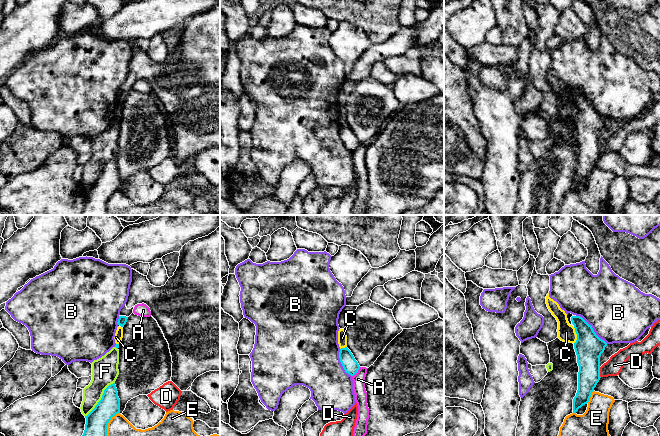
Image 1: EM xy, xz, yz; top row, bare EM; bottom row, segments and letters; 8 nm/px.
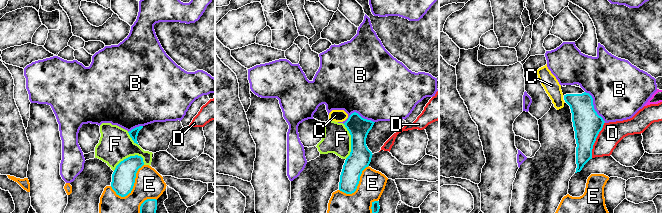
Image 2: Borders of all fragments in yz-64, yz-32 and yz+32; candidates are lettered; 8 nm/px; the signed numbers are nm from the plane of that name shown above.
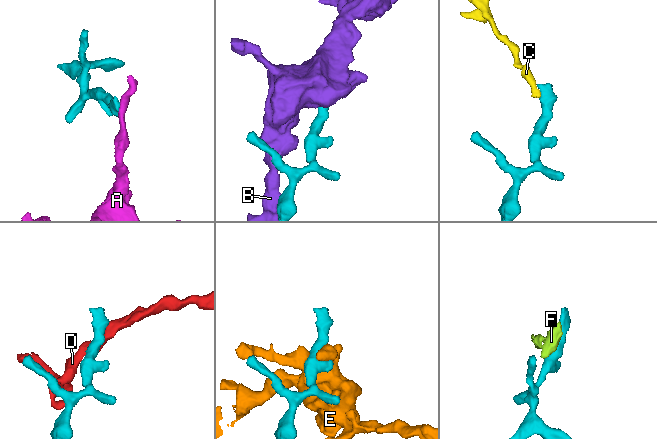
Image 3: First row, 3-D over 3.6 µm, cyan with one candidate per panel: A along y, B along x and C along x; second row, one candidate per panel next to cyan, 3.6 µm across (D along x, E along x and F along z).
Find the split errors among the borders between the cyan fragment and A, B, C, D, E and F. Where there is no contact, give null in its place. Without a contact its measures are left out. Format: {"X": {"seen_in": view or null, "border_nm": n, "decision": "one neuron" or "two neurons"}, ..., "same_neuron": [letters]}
{"A": {"seen_in": "xz", "border_nm": 100, "decision": "two neurons"}, "B": {"seen_in": "yz", "border_nm": 340, "decision": "two neurons"}, "C": {"seen_in": "yz", "border_nm": 140, "decision": "one neuron"}, "D": {"seen_in": "yz", "border_nm": 90, "decision": "two neurons"}, "E": {"seen_in": "yz", "border_nm": 120, "decision": "two neurons"}, "F": {"seen_in": "xy", "border_nm": 360, "decision": "two neurons"}, "same_neuron": ["C"]}

